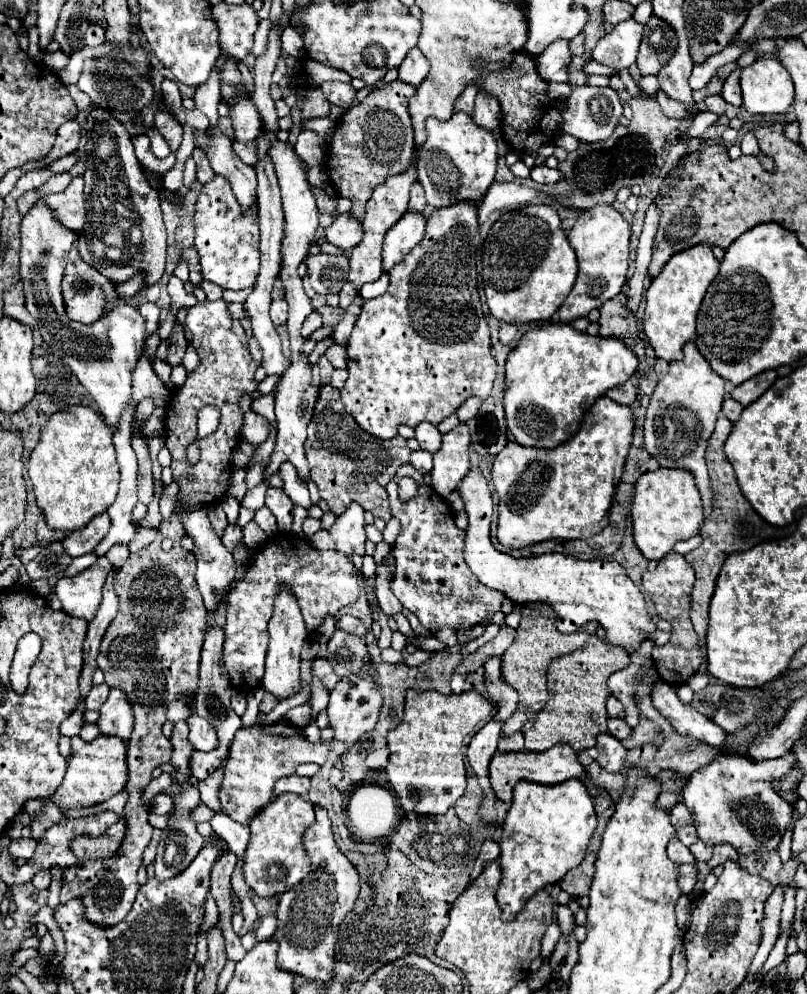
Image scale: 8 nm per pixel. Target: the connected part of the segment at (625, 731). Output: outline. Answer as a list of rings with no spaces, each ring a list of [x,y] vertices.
[[[608,719],[608,733],[614,735],[616,739],[626,739],[632,735],[632,727],[628,727],[628,723],[624,719]]]

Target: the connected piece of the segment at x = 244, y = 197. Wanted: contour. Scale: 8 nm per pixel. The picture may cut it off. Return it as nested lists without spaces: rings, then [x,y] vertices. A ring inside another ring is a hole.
[[[198,133],[196,145],[206,149],[212,169],[230,181],[242,211],[256,209],[256,171],[234,153],[232,141],[224,135]]]

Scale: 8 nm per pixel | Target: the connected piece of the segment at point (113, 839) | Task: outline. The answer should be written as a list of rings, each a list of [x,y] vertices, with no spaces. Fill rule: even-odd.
[[[124,819],[108,827],[108,833],[104,833],[104,837],[78,837],[72,843],[72,853],[76,853],[76,857],[80,857],[82,861],[110,857],[112,853],[118,851],[122,837],[124,837]]]

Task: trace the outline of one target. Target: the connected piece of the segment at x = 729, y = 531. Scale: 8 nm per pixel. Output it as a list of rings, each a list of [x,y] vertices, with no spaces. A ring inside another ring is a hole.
[[[718,417],[716,429],[714,429],[712,437],[708,439],[708,449],[706,449],[706,465],[708,465],[708,473],[710,473],[710,479],[712,479],[712,491],[714,491],[714,497],[716,497],[716,505],[714,505],[714,513],[710,517],[706,517],[706,521],[700,527],[702,545],[686,555],[688,563],[696,571],[696,583],[694,583],[694,589],[692,589],[692,595],[690,595],[690,603],[692,603],[690,619],[692,619],[696,635],[698,635],[700,651],[706,649],[704,641],[706,641],[706,631],[708,631],[708,607],[710,607],[710,599],[712,599],[712,593],[714,593],[718,571],[720,571],[726,555],[730,555],[732,551],[752,549],[754,545],[764,543],[764,541],[778,541],[786,535],[784,529],[774,527],[768,521],[764,521],[754,511],[750,501],[742,495],[738,479],[734,475],[734,469],[728,463],[726,453],[724,453],[724,443],[726,443],[730,431],[732,431],[732,423],[726,417]]]

